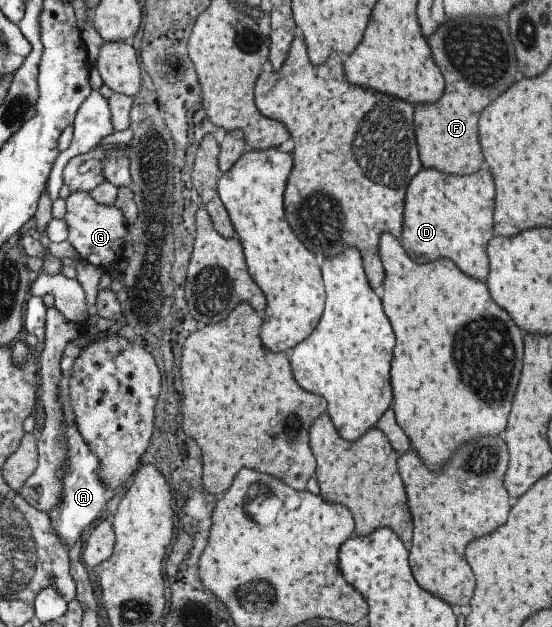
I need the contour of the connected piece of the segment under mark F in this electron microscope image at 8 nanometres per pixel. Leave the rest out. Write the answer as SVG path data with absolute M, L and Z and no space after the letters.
M457 18L439 26L435 34L427 38L427 44L431 48L431 58L445 80L445 92L439 102L431 106L417 106L413 112L419 160L423 168L433 168L440 173L473 174L483 164L477 142L479 112L515 82L517 66L507 24L497 18Z

